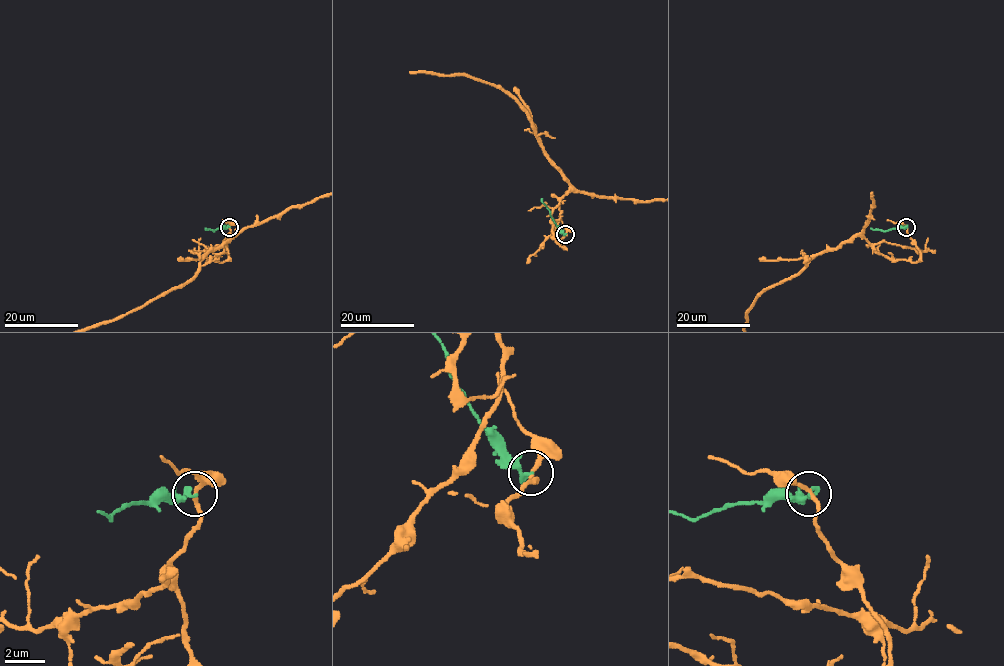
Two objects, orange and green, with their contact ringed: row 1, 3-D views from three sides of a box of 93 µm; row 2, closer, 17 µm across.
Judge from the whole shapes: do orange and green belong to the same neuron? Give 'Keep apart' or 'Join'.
Keep apart

